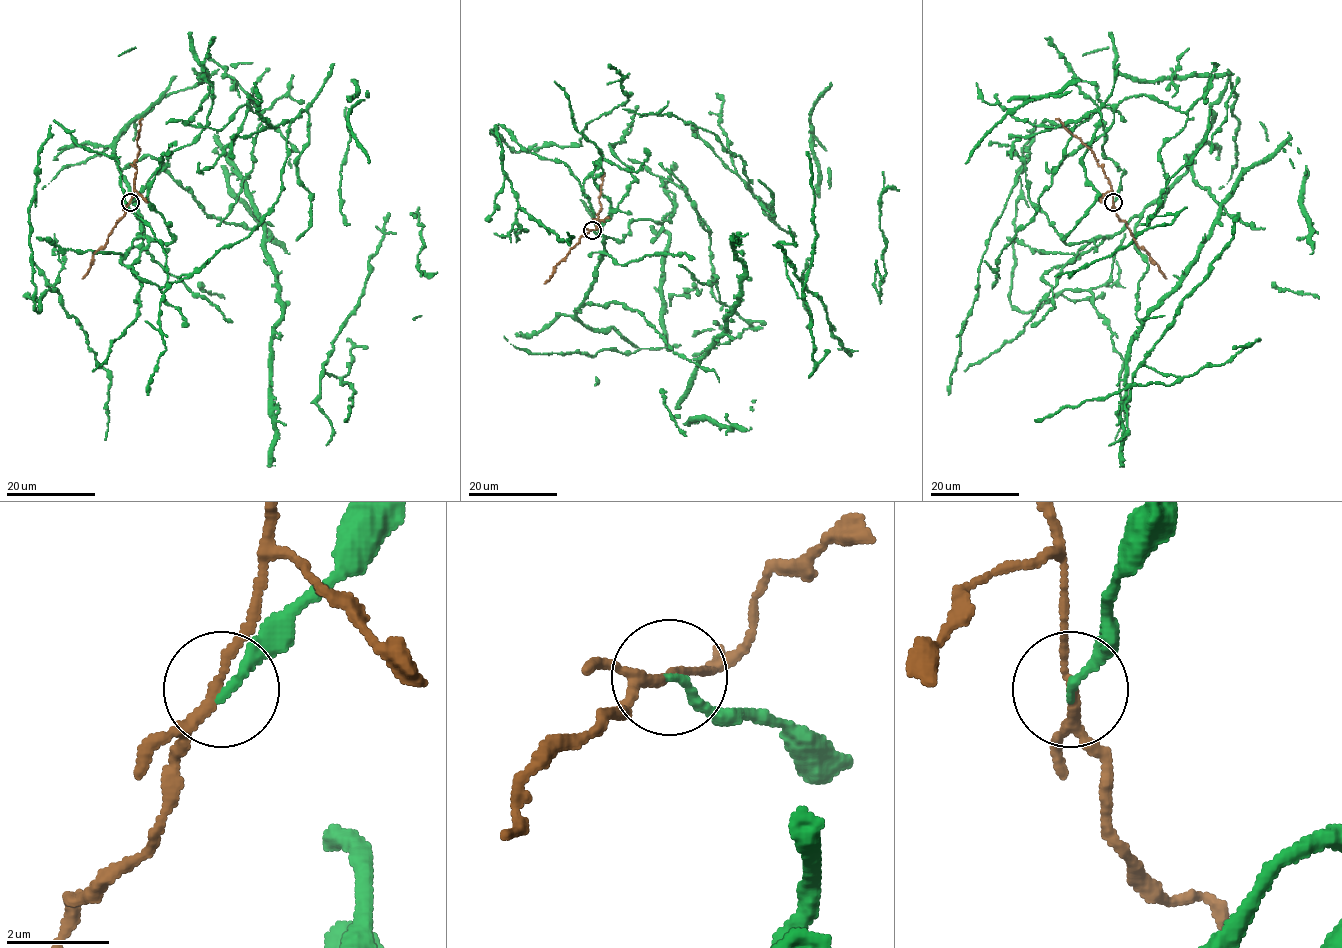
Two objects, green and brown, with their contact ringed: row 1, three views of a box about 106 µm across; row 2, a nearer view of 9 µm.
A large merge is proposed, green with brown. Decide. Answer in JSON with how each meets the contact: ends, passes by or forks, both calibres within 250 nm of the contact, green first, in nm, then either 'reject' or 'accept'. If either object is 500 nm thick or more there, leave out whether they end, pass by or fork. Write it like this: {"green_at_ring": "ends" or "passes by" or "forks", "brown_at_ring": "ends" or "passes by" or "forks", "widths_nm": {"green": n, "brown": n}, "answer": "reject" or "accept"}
{"green_at_ring": "ends", "brown_at_ring": "forks", "widths_nm": {"green": 170, "brown": 150}, "answer": "reject"}

